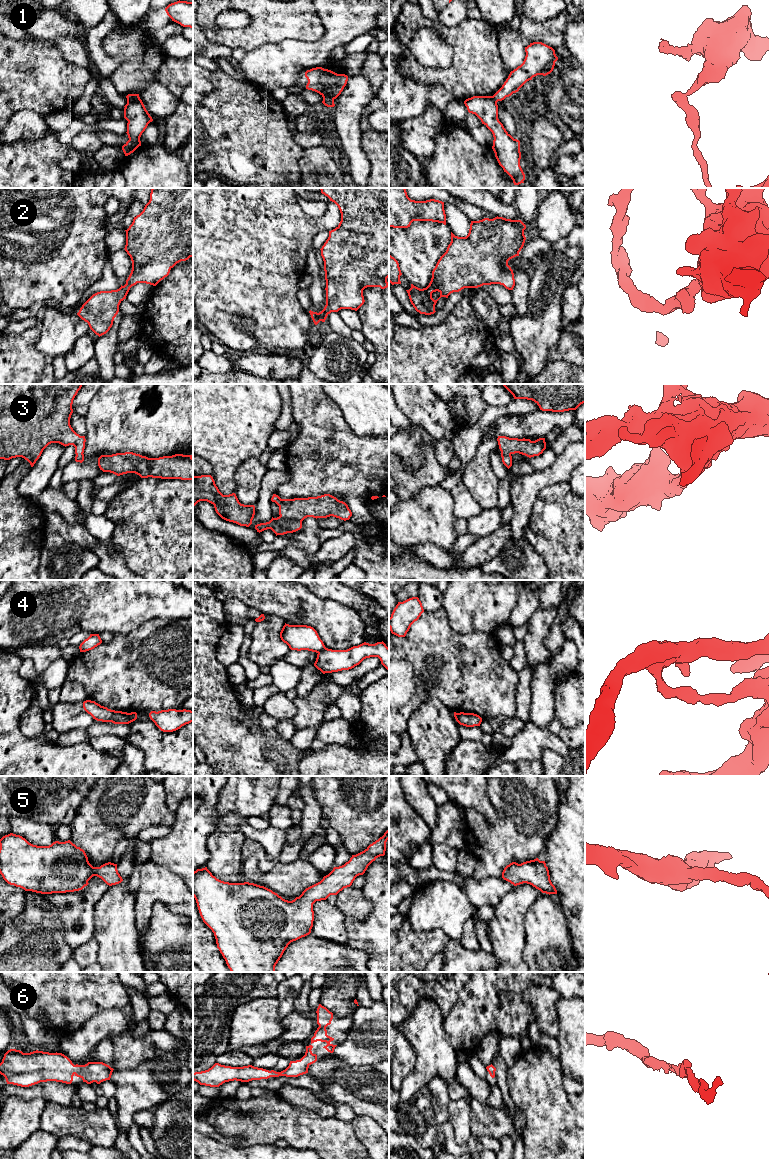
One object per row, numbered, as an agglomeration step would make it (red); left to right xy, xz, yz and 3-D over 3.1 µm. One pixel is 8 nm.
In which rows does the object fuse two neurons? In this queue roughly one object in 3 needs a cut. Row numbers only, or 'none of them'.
1, 4

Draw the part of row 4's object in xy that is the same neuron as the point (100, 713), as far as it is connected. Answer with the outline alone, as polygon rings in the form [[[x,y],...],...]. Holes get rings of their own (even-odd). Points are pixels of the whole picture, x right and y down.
[[[91,700],[84,701],[83,708],[97,721],[129,724],[127,712],[111,710]]]

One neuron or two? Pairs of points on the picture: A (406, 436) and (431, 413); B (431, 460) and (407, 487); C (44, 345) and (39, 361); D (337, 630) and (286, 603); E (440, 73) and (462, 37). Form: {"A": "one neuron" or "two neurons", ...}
{"A": "two neurons", "B": "one neuron", "C": "two neurons", "D": "one neuron", "E": "one neuron"}

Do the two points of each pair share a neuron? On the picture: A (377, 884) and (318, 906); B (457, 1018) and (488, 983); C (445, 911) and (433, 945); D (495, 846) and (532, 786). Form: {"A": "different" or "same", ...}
{"A": "different", "B": "same", "C": "different", "D": "same"}

